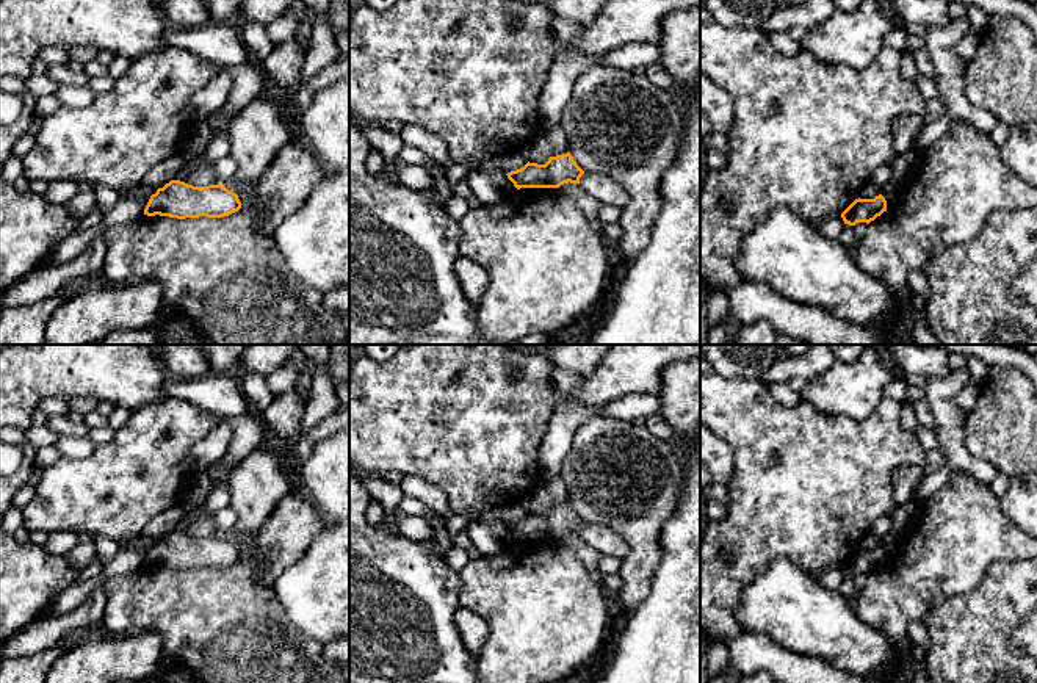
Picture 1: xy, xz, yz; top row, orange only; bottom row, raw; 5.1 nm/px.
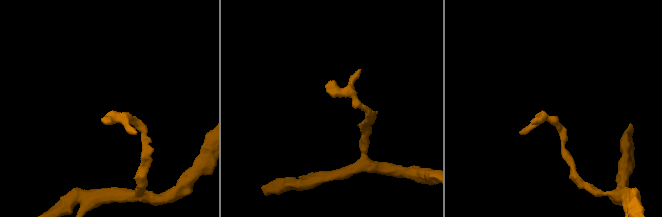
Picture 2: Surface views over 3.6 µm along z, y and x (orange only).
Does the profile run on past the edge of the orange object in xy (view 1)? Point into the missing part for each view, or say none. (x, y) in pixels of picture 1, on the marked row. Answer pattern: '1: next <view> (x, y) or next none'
1: next none

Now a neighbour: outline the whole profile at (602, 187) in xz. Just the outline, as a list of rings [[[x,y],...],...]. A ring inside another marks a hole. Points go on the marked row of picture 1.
[[[584,172],[580,186],[602,205],[616,205],[623,208],[630,202],[628,191],[612,177],[600,172]]]

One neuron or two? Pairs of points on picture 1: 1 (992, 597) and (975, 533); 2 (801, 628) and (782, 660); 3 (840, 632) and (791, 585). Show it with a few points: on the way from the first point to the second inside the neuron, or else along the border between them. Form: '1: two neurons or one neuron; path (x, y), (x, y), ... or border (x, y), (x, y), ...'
1: two neurons; border (1020, 558), (993, 563), (970, 591), (956, 594)
2: two neurons; border (755, 632), (763, 632), (790, 650), (823, 661)
3: one neuron; path (827, 621), (804, 597)

